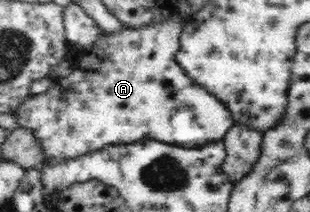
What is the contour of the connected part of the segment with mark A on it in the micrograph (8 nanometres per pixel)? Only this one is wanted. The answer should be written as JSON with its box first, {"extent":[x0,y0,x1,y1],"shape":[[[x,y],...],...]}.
{"extent":[16,19,234,158],"shape":[[[172,19],[167,23],[130,28],[116,34],[105,32],[99,45],[94,42],[94,48],[78,48],[79,55],[72,60],[71,73],[58,78],[58,82],[46,92],[28,97],[16,110],[21,126],[35,130],[47,158],[80,156],[106,144],[134,142],[140,138],[154,138],[172,144],[176,142],[182,146],[202,146],[219,141],[234,120],[219,99],[196,86],[175,62],[178,34],[183,24]]]}

